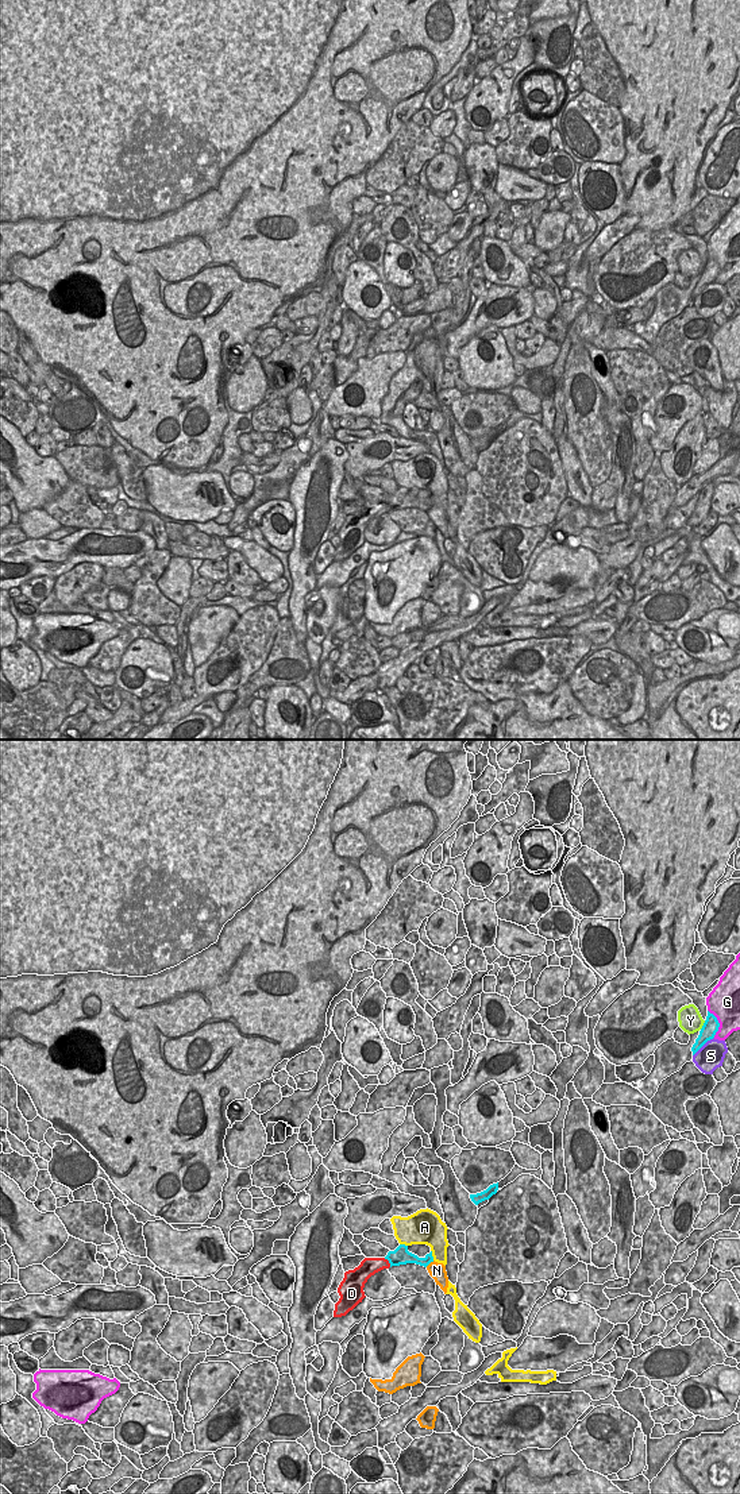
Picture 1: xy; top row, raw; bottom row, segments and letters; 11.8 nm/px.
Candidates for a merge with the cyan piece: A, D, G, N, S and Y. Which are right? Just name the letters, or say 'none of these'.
D

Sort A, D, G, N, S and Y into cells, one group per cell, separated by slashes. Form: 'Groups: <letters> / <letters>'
Groups: A / D / G / N / S Y

